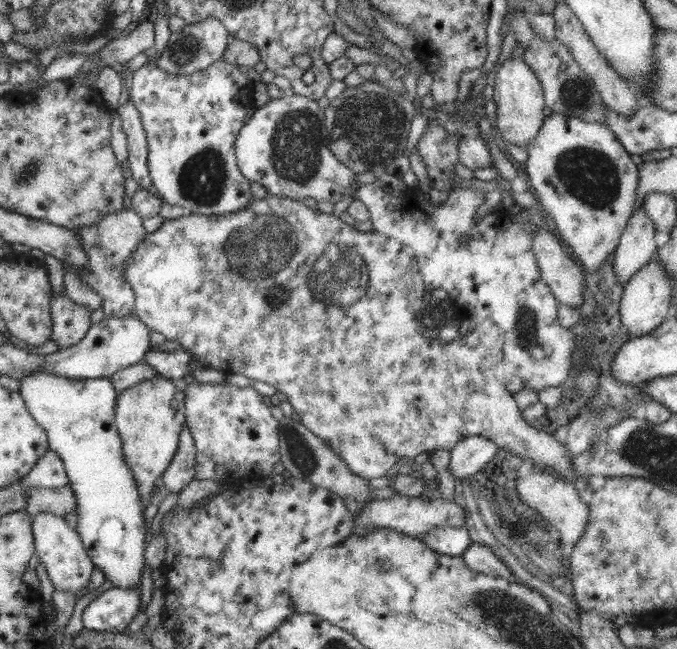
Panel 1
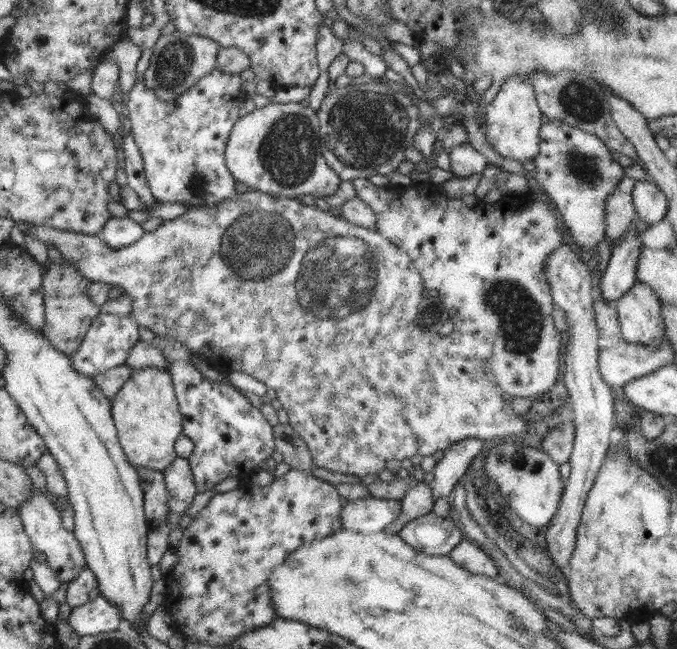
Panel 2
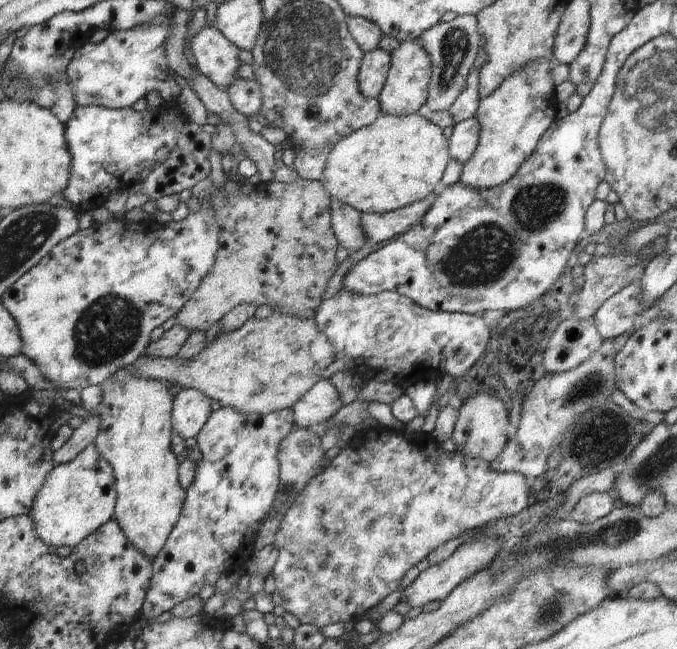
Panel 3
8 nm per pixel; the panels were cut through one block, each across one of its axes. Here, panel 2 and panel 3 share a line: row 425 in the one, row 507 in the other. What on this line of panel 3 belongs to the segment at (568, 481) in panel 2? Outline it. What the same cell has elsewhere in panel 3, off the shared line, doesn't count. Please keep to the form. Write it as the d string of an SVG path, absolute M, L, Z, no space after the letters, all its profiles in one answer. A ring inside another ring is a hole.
M593 493L583 497L570 512L570 518L579 524L594 523L615 510L618 502L612 494Z

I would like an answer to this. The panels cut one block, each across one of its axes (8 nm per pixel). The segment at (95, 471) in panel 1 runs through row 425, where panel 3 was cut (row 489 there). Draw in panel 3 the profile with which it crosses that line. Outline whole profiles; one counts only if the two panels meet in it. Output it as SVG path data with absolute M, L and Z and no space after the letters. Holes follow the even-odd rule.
M94 442L88 444L72 462L52 467L29 512L36 536L48 548L73 549L89 534L113 519L117 497L114 481L112 467L96 450Z

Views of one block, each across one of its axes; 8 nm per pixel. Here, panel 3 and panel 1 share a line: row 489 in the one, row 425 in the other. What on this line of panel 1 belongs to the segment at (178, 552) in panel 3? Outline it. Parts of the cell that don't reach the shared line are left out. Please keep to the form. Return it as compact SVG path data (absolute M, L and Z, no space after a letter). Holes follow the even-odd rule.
M221 384L188 385L185 395L185 425L196 446L195 478L215 481L238 481L241 478L271 476L280 462L279 421L254 388Z

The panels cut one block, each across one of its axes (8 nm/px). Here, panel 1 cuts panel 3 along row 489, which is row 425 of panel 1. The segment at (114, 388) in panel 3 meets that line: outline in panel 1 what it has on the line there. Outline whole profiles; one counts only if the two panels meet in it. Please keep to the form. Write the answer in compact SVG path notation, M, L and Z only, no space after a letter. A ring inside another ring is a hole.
M162 376L140 381L116 399L115 424L122 442L123 456L136 480L144 510L150 506L156 482L177 452L180 431L185 425L185 395L177 392L172 380Z

